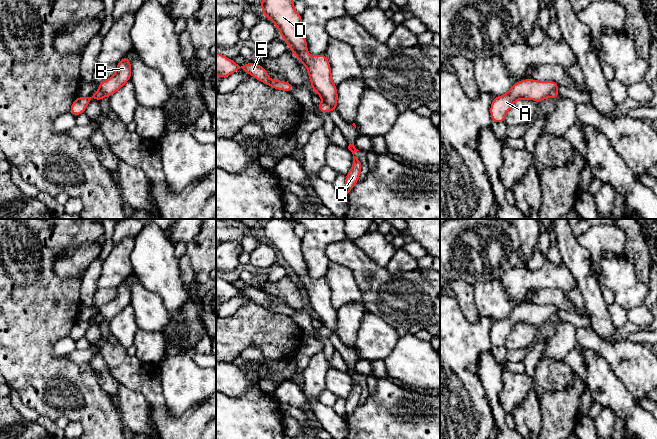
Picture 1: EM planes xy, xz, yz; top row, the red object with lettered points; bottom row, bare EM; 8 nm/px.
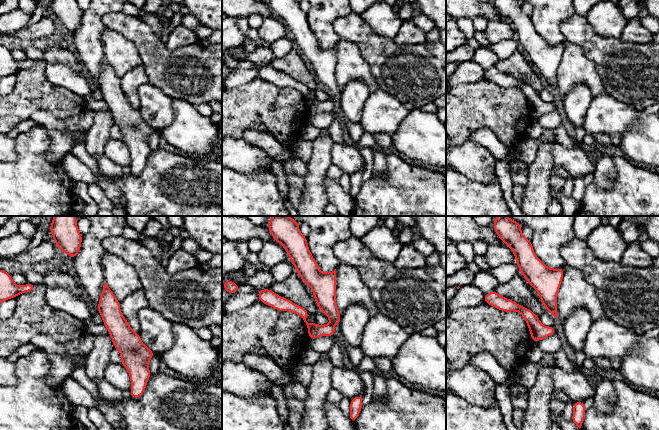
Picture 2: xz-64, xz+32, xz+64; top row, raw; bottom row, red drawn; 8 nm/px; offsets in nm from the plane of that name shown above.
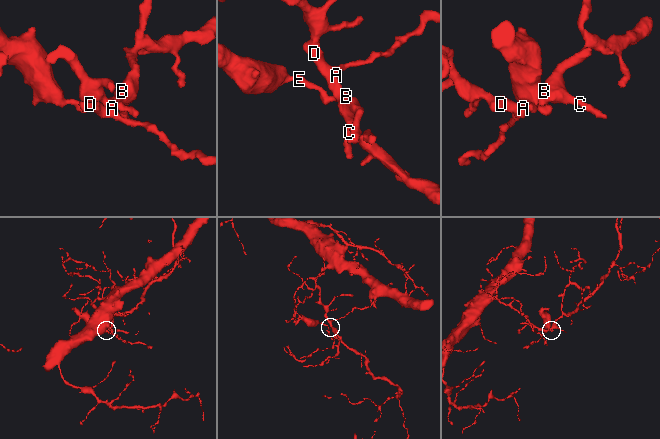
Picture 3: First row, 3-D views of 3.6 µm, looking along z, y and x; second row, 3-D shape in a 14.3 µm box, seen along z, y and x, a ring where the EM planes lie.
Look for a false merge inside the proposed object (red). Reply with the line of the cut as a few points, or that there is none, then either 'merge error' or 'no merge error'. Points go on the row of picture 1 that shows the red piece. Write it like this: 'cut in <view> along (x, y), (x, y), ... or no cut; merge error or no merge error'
cut in xz along (323, 101), (333, 109); merge error

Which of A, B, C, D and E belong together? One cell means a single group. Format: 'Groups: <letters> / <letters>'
Groups: A B C D / E

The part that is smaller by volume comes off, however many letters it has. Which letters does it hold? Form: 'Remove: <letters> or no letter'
Remove: E

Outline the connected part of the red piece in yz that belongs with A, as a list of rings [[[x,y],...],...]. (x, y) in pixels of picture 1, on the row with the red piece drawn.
[[[534,79],[518,81],[506,94],[493,98],[490,106],[492,122],[504,122],[515,101],[528,99],[541,102],[549,97],[551,91],[557,90],[559,86],[554,81],[537,81]]]

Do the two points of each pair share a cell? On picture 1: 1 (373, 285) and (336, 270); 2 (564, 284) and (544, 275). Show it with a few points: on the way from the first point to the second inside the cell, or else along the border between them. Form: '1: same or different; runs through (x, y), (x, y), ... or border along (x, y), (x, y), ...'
1: different; border along (335, 262), (351, 271), (362, 299)
2: same; runs through (559, 279), (556, 276), (549, 276)

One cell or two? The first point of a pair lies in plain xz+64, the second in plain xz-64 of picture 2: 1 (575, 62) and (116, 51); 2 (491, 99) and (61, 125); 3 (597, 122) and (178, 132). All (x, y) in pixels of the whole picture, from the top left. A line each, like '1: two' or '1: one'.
1: one
2: two
3: two

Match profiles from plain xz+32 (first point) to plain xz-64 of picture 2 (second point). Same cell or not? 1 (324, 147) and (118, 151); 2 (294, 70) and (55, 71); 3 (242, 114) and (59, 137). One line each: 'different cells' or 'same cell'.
1: different cells
2: different cells
3: different cells

